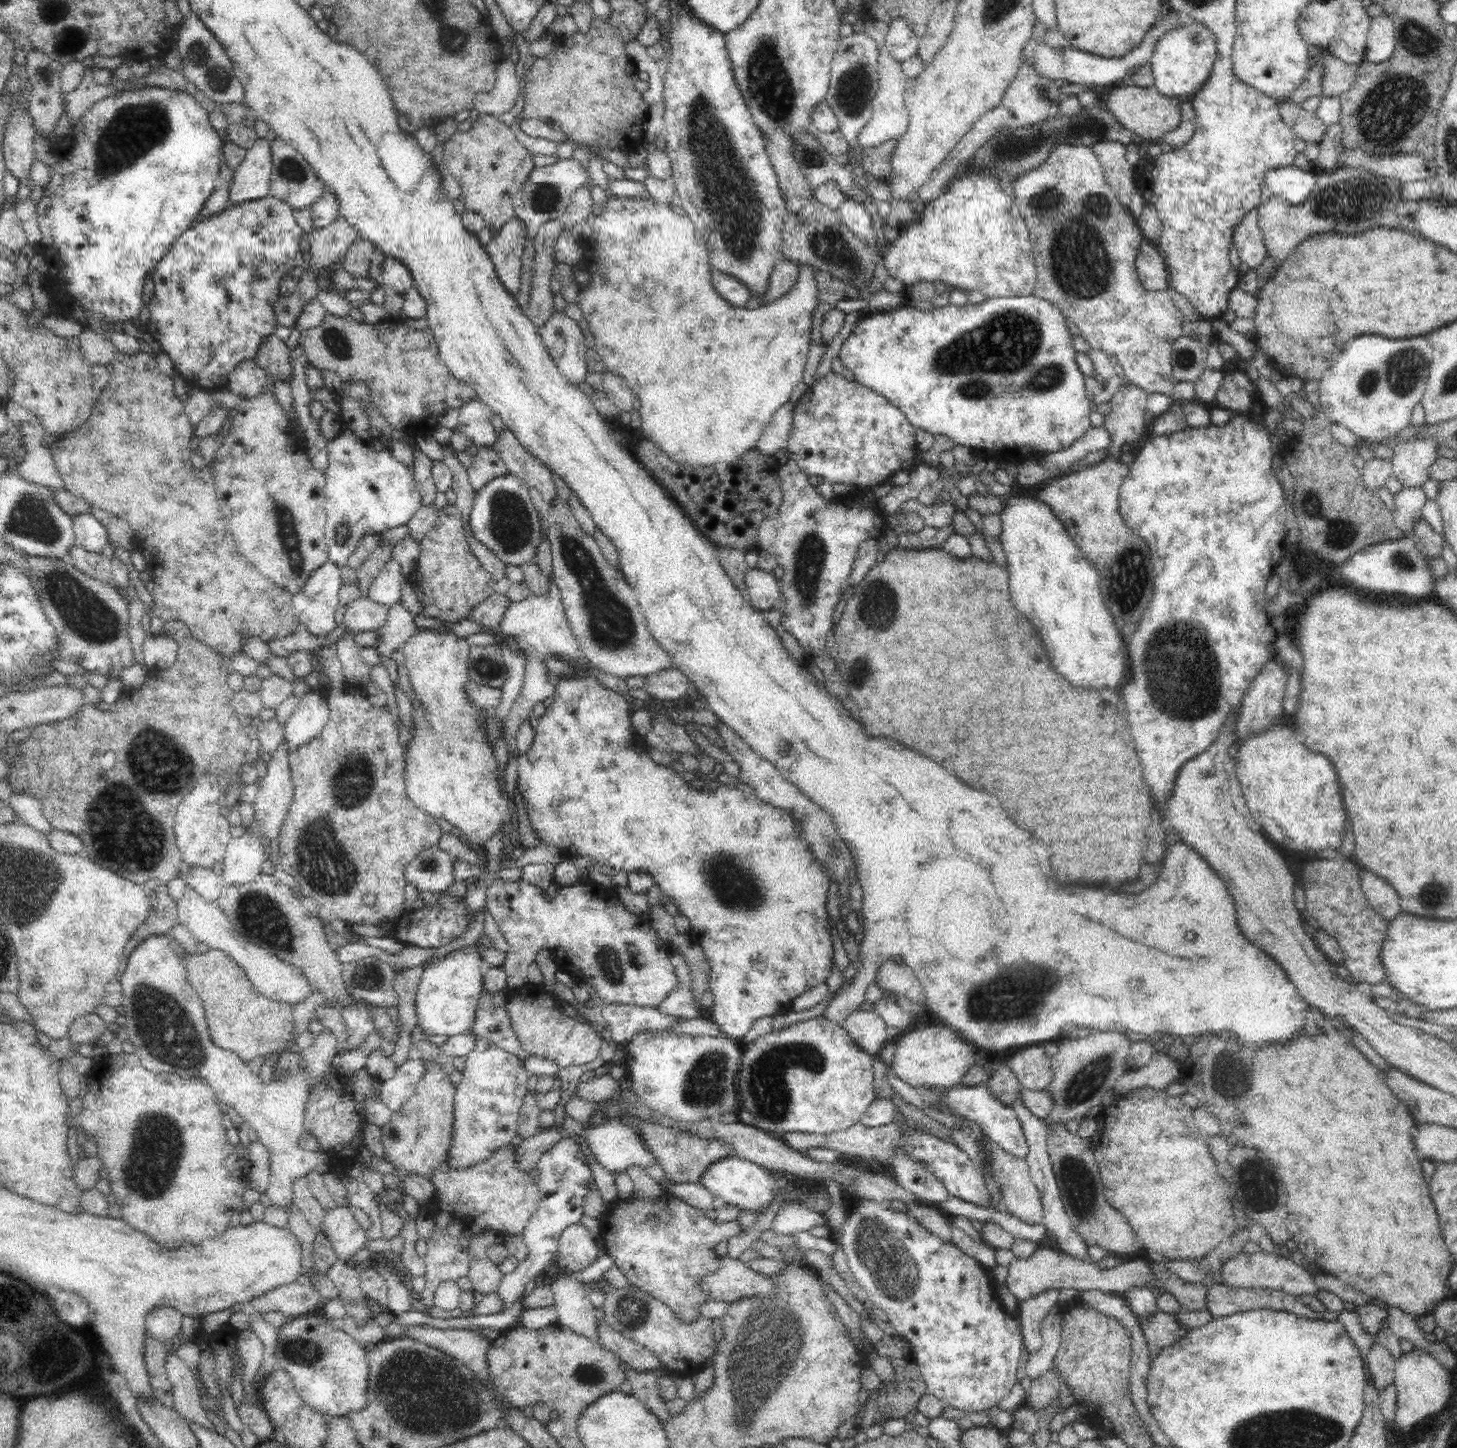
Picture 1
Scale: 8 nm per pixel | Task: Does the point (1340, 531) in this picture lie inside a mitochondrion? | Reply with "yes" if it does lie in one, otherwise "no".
yes

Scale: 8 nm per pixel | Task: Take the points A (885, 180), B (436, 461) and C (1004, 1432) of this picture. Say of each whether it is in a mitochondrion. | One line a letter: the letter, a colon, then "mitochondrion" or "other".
A: other
B: other
C: other

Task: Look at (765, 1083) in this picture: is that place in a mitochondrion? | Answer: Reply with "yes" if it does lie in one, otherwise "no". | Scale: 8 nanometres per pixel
yes

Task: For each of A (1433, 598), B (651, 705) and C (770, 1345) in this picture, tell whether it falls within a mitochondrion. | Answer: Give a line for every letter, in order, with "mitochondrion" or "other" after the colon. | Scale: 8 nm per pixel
A: other
B: other
C: mitochondrion

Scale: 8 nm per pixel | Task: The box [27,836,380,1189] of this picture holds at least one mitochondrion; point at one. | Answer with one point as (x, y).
(167, 1033)

